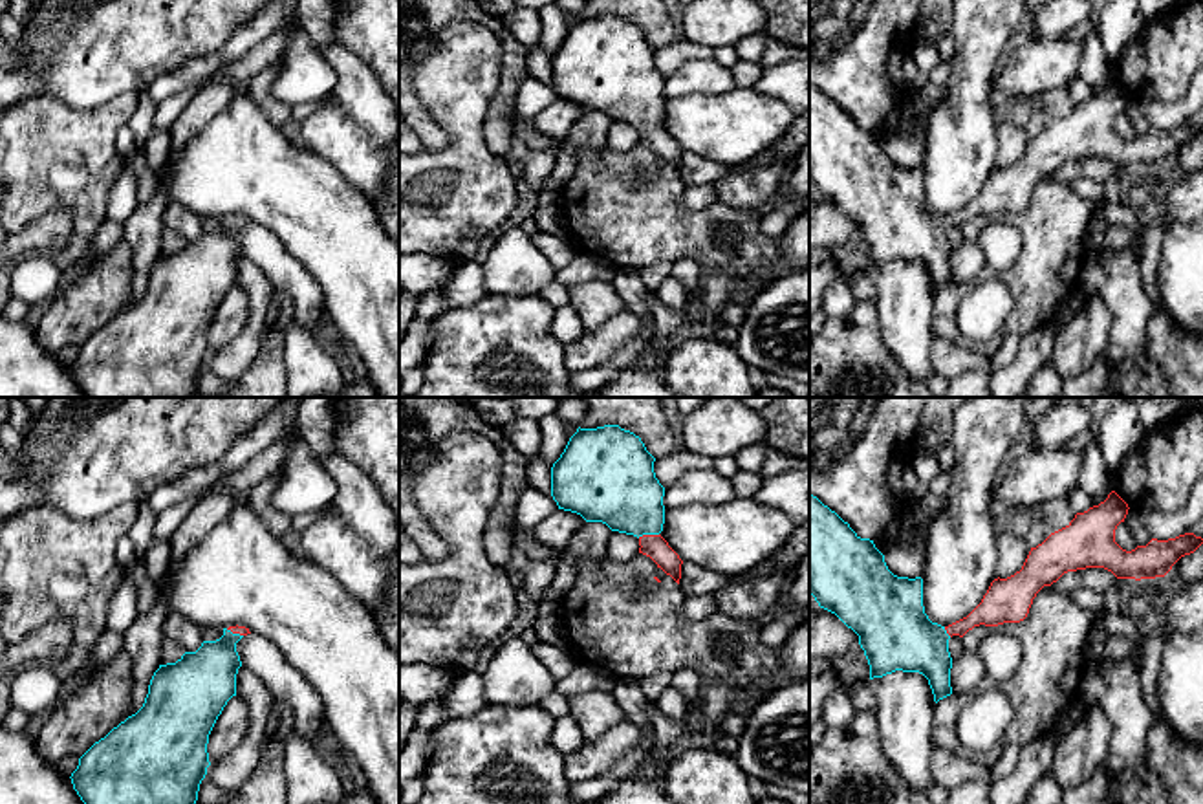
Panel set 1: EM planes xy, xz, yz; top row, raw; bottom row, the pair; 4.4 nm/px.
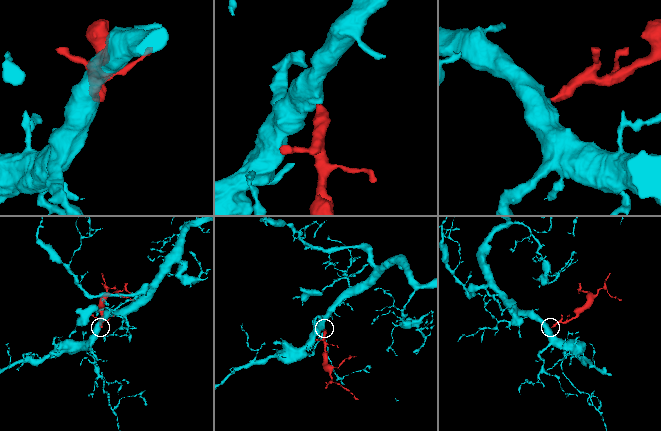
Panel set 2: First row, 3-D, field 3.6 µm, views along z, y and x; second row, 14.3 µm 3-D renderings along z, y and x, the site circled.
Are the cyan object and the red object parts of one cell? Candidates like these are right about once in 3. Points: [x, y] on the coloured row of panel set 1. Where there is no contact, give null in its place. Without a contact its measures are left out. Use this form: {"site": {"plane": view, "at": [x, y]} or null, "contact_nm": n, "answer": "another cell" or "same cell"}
{"site": {"plane": "xz", "at": [647, 533]}, "contact_nm": 100, "answer": "same cell"}

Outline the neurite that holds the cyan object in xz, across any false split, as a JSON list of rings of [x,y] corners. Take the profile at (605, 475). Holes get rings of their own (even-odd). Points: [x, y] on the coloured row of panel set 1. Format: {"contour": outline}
{"contour": [[[619,425],[579,427],[551,467],[551,496],[558,509],[577,513],[586,522],[602,522],[612,531],[637,537],[639,553],[650,557],[679,584],[683,560],[659,535],[665,524],[665,487],[656,478],[654,462],[656,458],[641,438]]]}

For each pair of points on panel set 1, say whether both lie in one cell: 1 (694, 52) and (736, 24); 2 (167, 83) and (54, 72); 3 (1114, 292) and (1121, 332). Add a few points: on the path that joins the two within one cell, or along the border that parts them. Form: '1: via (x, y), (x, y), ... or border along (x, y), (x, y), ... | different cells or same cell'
1: border along (683, 37), (709, 50) | different cells
2: border along (191, 61), (162, 74), (145, 90) | different cells
3: via (1121, 301), (1121, 323) | same cell

